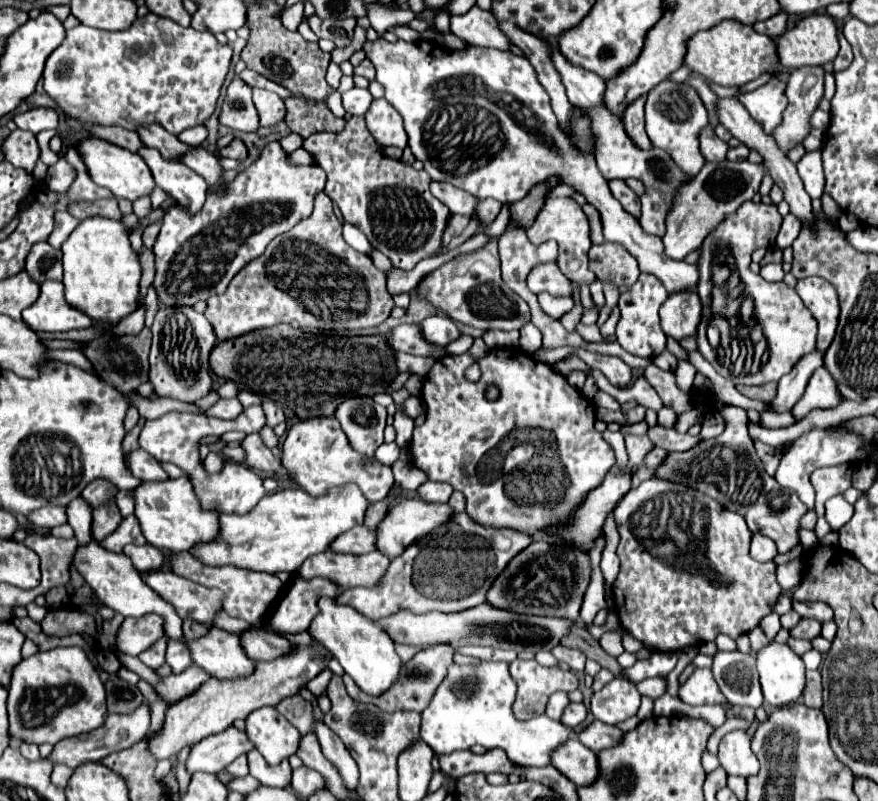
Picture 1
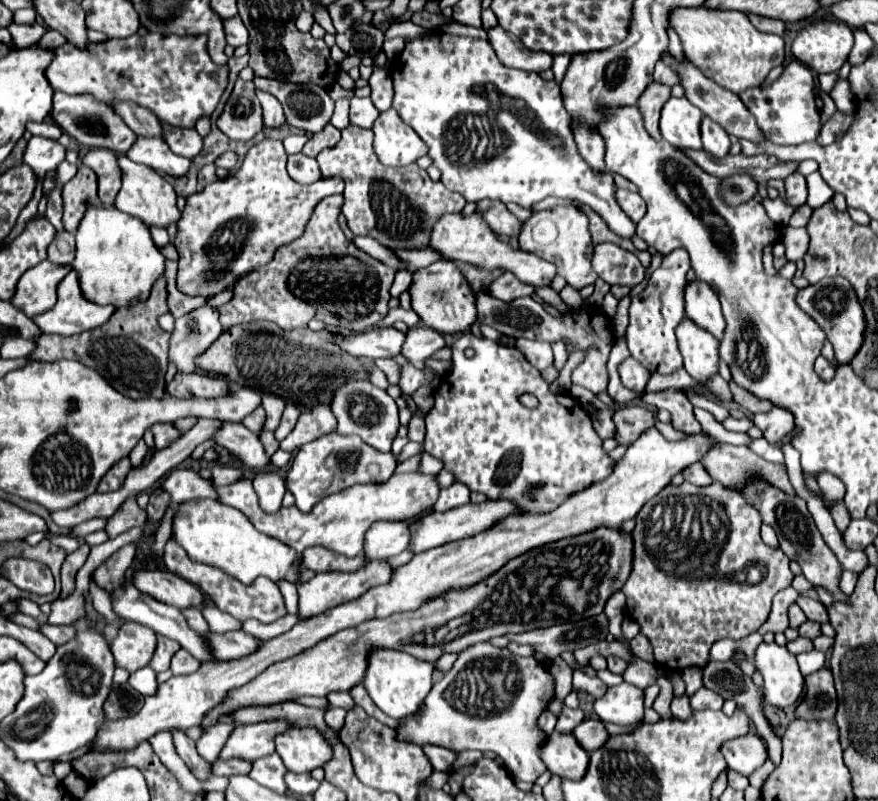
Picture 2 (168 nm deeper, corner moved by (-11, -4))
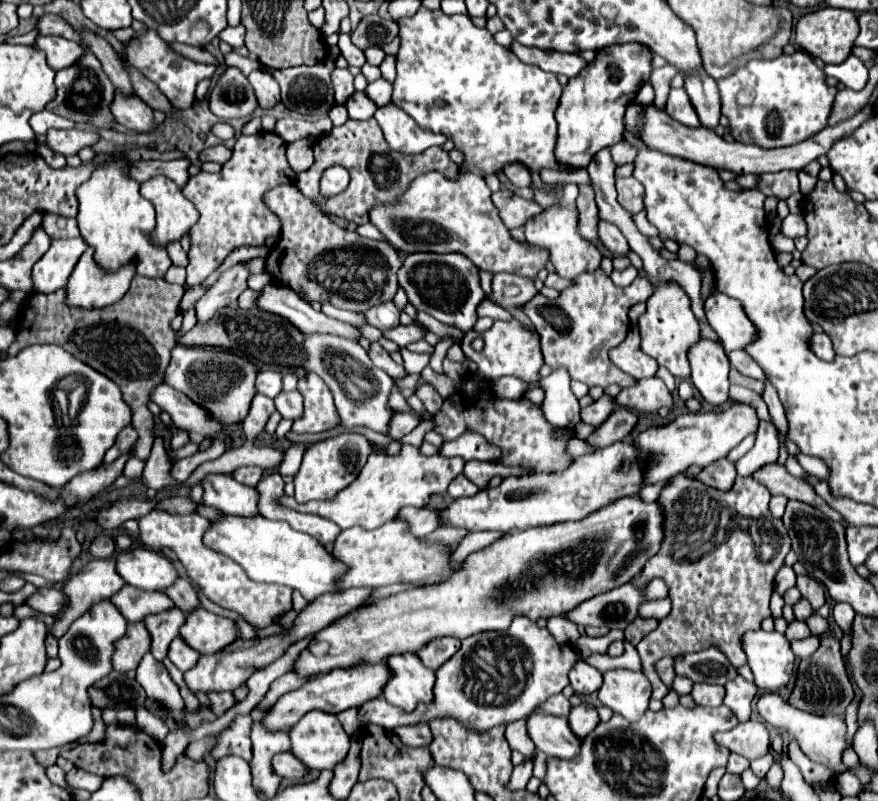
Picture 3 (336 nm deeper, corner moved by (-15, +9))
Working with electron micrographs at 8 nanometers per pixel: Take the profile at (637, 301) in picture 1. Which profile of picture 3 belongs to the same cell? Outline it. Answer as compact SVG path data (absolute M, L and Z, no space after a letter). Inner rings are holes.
M660 281L654 285L654 293L646 301L646 313L638 317L638 329L642 337L642 351L658 361L658 365L666 367L676 379L690 377L688 365L688 347L700 339L698 319L692 313L692 301L686 291L676 281Z

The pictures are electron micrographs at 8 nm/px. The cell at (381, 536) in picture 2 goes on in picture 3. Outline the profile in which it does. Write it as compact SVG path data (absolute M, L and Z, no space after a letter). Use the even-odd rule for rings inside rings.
M402 507L398 513L398 519L408 523L408 533L414 537L428 535L430 531L440 527L440 517L436 511L426 509L426 507Z

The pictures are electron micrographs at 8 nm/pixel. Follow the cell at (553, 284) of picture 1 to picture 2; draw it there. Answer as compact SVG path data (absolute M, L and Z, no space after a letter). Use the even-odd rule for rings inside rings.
M442 214L436 222L436 226L432 226L432 234L430 234L430 248L434 248L438 254L442 254L444 260L460 260L466 262L470 266L482 268L482 270L504 270L504 272L512 272L520 282L530 284L530 286L548 286L550 280L556 274L556 266L552 262L546 262L544 258L536 256L536 254L528 254L522 252L520 248L512 248L510 244L502 242L492 228L480 218L480 214Z

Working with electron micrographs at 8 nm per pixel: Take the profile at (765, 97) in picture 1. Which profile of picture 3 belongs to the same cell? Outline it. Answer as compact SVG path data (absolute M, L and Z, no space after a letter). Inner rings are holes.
M796 49L792 55L782 53L772 61L748 61L748 65L732 73L732 77L718 81L722 97L722 113L730 119L732 135L742 143L754 143L764 149L788 147L812 137L814 133L818 133L828 125L828 115L836 95L836 87L828 87L824 79L826 79L824 71L818 69L814 59L802 49Z

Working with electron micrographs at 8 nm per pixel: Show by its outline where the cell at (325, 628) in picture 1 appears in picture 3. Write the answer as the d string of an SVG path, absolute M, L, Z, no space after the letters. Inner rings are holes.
M416 653L390 655L386 659L390 679L382 689L382 697L404 709L412 711L420 701L432 701L432 687L436 681L436 673L428 669Z

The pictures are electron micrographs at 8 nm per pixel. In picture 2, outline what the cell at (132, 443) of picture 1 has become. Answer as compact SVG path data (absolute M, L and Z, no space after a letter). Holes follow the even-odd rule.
M128 498L120 510L108 518L108 524L106 524L106 532L110 538L116 538L118 534L134 528L134 526L144 526L146 524L146 510L138 508L136 504L136 498Z

